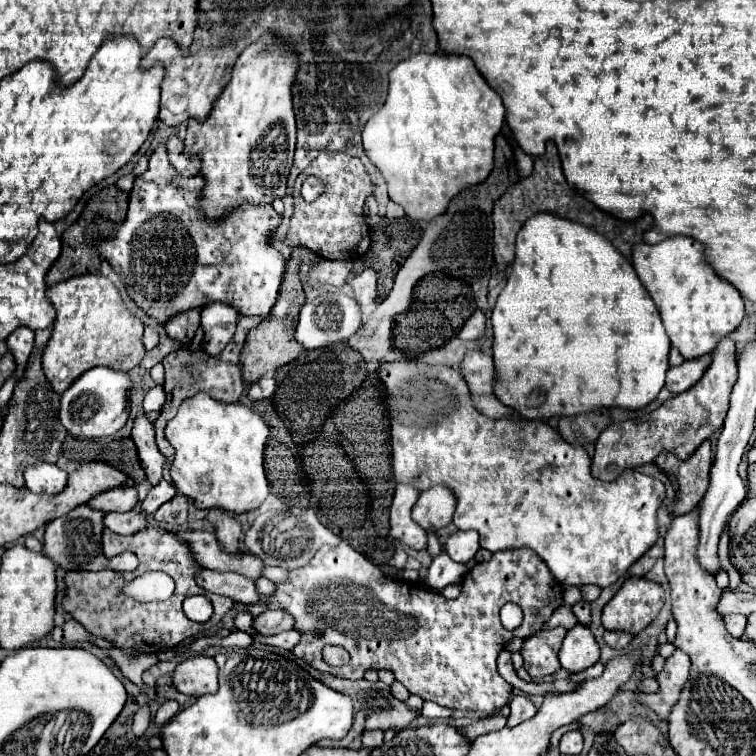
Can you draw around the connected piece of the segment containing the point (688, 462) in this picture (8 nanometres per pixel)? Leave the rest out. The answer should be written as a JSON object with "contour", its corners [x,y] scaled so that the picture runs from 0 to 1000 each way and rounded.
{"contour":[[[930,583],[919,599],[909,607],[898,607],[893,599],[877,597],[866,607],[866,615],[877,623],[885,623],[898,636],[896,663],[888,671],[890,681],[903,681],[925,668],[935,644],[938,644],[938,623],[943,615],[943,594],[940,583]]]}

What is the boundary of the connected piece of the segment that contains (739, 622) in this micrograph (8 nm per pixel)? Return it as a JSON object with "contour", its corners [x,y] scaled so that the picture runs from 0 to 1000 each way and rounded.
{"contour":[[[959,813],[956,821],[959,821],[962,835],[964,835],[970,843],[983,843],[988,816],[983,816],[983,813]]]}

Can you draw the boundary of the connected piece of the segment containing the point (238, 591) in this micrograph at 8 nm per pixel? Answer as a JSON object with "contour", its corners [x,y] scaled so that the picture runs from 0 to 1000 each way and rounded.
{"contour":[[[266,753],[261,758],[261,769],[263,769],[263,776],[269,776],[271,782],[298,787],[298,790],[324,798],[324,800],[337,800],[337,798],[348,795],[337,771],[332,771],[327,763],[321,763],[316,758],[290,758],[290,755],[279,755],[279,753]]]}

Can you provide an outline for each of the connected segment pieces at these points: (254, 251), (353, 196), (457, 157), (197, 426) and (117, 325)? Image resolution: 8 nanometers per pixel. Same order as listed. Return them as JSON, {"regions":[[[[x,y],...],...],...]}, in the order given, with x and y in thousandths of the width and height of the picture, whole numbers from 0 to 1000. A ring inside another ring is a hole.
{"regions":[[[[218,187],[210,189],[197,208],[197,224],[179,237],[171,255],[168,290],[152,303],[147,316],[139,316],[136,324],[131,324],[131,335],[157,361],[173,396],[213,427],[218,427],[226,414],[237,414],[237,409],[253,409],[258,403],[271,406],[284,398],[300,398],[321,417],[351,419],[366,398],[377,361],[372,335],[356,324],[356,308],[366,300],[372,284],[356,269],[321,269],[290,290],[276,290],[266,279],[269,245],[271,237],[263,229],[258,234],[237,234],[224,213]]],[[[448,200],[422,202],[422,208],[414,210],[411,218],[390,239],[388,247],[390,282],[385,287],[377,321],[385,327],[396,327],[396,324],[406,327],[427,343],[454,343],[454,345],[478,343],[491,324],[488,300],[480,287],[480,269],[485,258],[491,258],[491,237],[478,210]],[[409,231],[422,234],[430,242],[430,253],[414,269],[403,269],[396,258],[398,242]]],[[[549,70],[549,73],[541,73],[538,78],[528,81],[517,94],[515,94],[515,123],[512,123],[512,131],[507,136],[507,142],[483,163],[480,168],[480,197],[483,197],[483,205],[491,210],[491,216],[504,226],[504,231],[509,234],[512,239],[512,247],[515,247],[515,261],[517,266],[528,269],[536,282],[549,290],[549,292],[570,292],[570,287],[586,282],[586,276],[591,274],[591,266],[597,261],[602,261],[602,255],[607,255],[610,250],[615,250],[618,245],[626,245],[626,242],[634,242],[634,239],[642,239],[642,234],[649,229],[653,217],[653,193],[655,179],[663,173],[665,168],[665,160],[668,160],[668,142],[665,142],[665,134],[663,128],[647,115],[647,110],[639,104],[639,99],[634,97],[634,91],[628,89],[626,78],[618,75],[618,73],[599,73],[599,70]]],[[[274,520],[245,528],[234,549],[218,565],[218,578],[231,591],[224,620],[229,642],[266,673],[295,671],[316,681],[343,671],[356,655],[356,639],[348,623],[353,575],[356,567],[343,546],[332,544],[319,530],[298,533]]],[[[115,361],[115,364],[102,364],[94,369],[78,372],[62,382],[62,396],[70,401],[75,419],[73,419],[70,443],[57,464],[57,488],[75,520],[83,520],[83,515],[89,515],[89,509],[94,509],[94,504],[104,493],[110,493],[120,485],[136,483],[136,485],[144,485],[152,491],[171,493],[176,485],[184,483],[184,478],[192,470],[192,456],[189,456],[192,430],[181,417],[176,417],[165,406],[163,396],[157,390],[157,382],[142,366],[136,366],[134,361]]]]}

